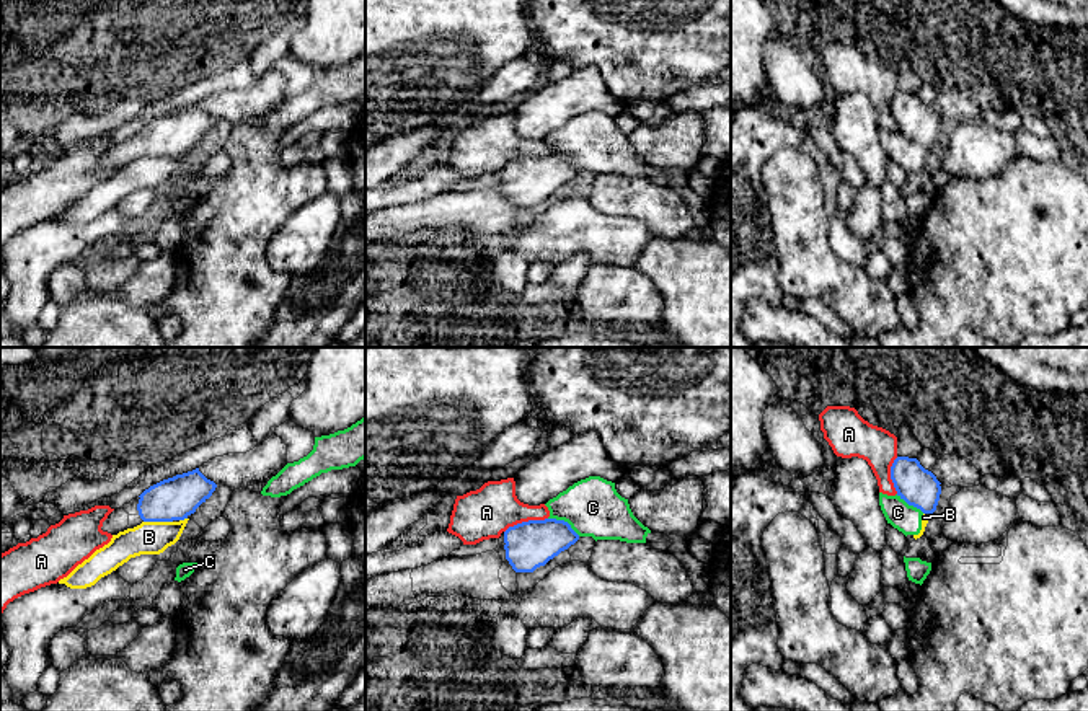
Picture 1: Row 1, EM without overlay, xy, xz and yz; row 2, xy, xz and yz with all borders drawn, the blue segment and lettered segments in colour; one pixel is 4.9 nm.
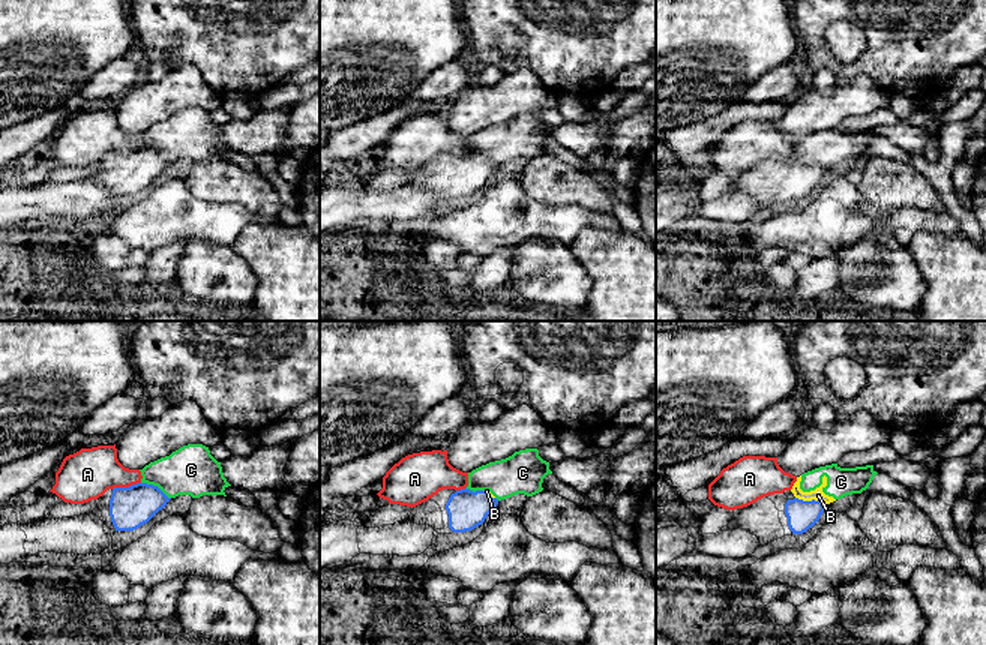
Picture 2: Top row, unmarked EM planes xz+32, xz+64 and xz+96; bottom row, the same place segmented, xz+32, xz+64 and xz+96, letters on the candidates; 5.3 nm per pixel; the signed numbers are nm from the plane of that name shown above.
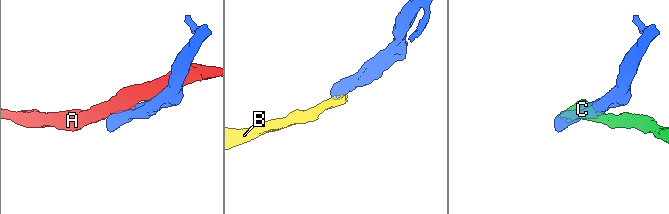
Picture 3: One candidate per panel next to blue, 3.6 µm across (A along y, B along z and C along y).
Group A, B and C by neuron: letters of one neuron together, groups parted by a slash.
A / B C

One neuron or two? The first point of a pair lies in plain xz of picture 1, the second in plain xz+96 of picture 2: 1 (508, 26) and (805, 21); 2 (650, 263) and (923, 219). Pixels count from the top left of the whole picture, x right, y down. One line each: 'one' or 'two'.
1: two
2: two

